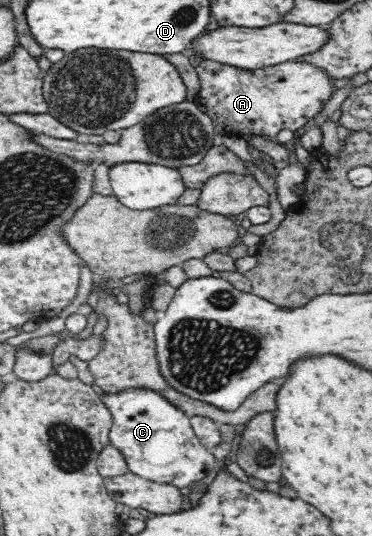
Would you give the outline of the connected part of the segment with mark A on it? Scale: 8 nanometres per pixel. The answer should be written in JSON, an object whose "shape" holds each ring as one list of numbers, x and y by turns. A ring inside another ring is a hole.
{"shape":[[202,60,196,71,199,92,193,103,211,117,216,132,222,135,274,137,285,128,296,131,321,110,333,92,332,78,321,69,297,60,255,70]]}

